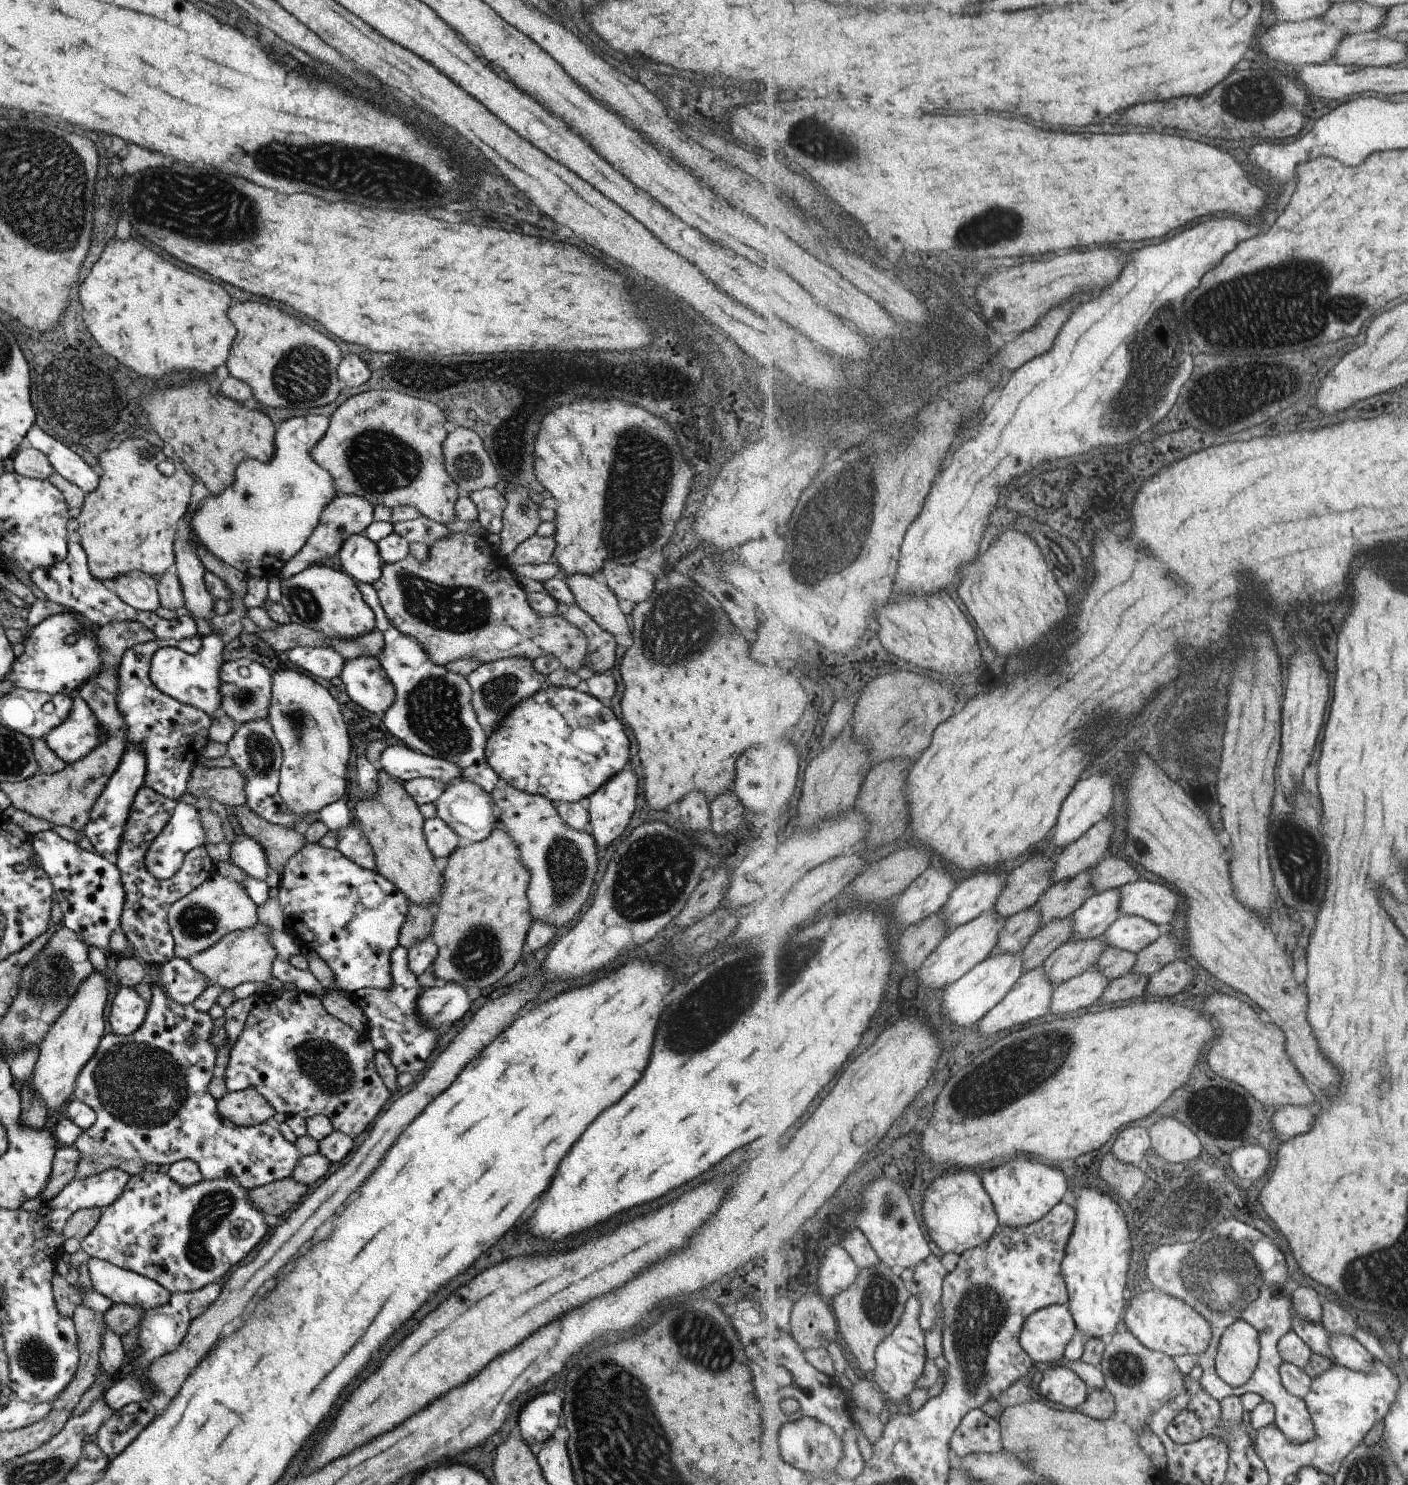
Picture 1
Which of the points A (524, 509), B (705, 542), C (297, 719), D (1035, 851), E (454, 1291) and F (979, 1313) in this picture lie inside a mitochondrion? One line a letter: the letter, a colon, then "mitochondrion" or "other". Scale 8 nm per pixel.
A: mitochondrion
B: other
C: mitochondrion
D: other
E: other
F: mitochondrion

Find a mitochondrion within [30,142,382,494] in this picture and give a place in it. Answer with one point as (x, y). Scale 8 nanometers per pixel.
(204, 208)

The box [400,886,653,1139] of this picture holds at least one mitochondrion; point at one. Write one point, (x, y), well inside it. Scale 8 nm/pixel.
(475, 960)

